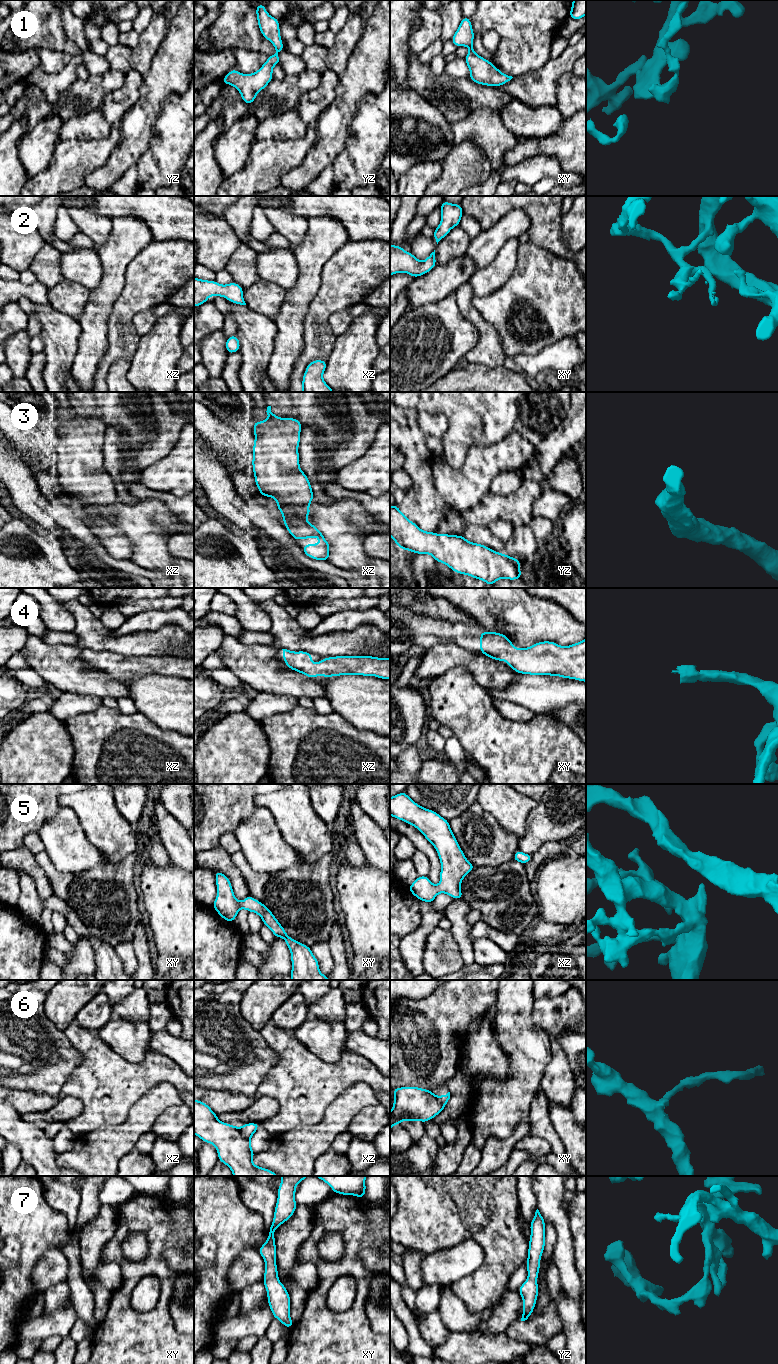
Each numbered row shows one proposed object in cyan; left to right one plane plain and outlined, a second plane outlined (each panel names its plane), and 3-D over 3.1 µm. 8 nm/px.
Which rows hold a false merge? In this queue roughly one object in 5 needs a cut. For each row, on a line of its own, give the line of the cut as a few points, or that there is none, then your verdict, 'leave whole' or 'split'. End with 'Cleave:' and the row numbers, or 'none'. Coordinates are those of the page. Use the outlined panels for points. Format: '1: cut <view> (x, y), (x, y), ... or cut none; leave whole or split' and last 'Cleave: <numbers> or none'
1: cut none; leave whole
2: cut none; leave whole
3: cut none; leave whole
4: cut none; leave whole
5: cut none; leave whole
6: cut xz (238, 1128), (240, 1133), (249, 1140); split
7: cut none; leave whole
Cleave: 6

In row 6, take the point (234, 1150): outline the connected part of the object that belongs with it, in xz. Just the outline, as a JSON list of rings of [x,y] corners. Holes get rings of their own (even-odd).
[[[195,1099],[194,1134],[216,1148],[218,1160],[231,1169],[233,1176],[279,1176],[254,1165],[251,1141],[242,1136],[237,1126],[219,1121],[206,1103]]]

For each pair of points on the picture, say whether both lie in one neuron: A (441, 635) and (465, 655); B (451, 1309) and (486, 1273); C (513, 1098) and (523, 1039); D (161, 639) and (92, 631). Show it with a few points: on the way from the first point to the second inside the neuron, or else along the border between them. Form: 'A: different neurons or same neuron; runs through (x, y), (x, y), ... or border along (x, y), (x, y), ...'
A: different neurons; border along (451, 642), (441, 642), (430, 647)
B: different neurons; border along (449, 1286), (469, 1311), (472, 1313), (480, 1312)
C: same neuron; runs through (522, 1083), (522, 1054)
D: same neuron; runs through (144, 642), (109, 641)

